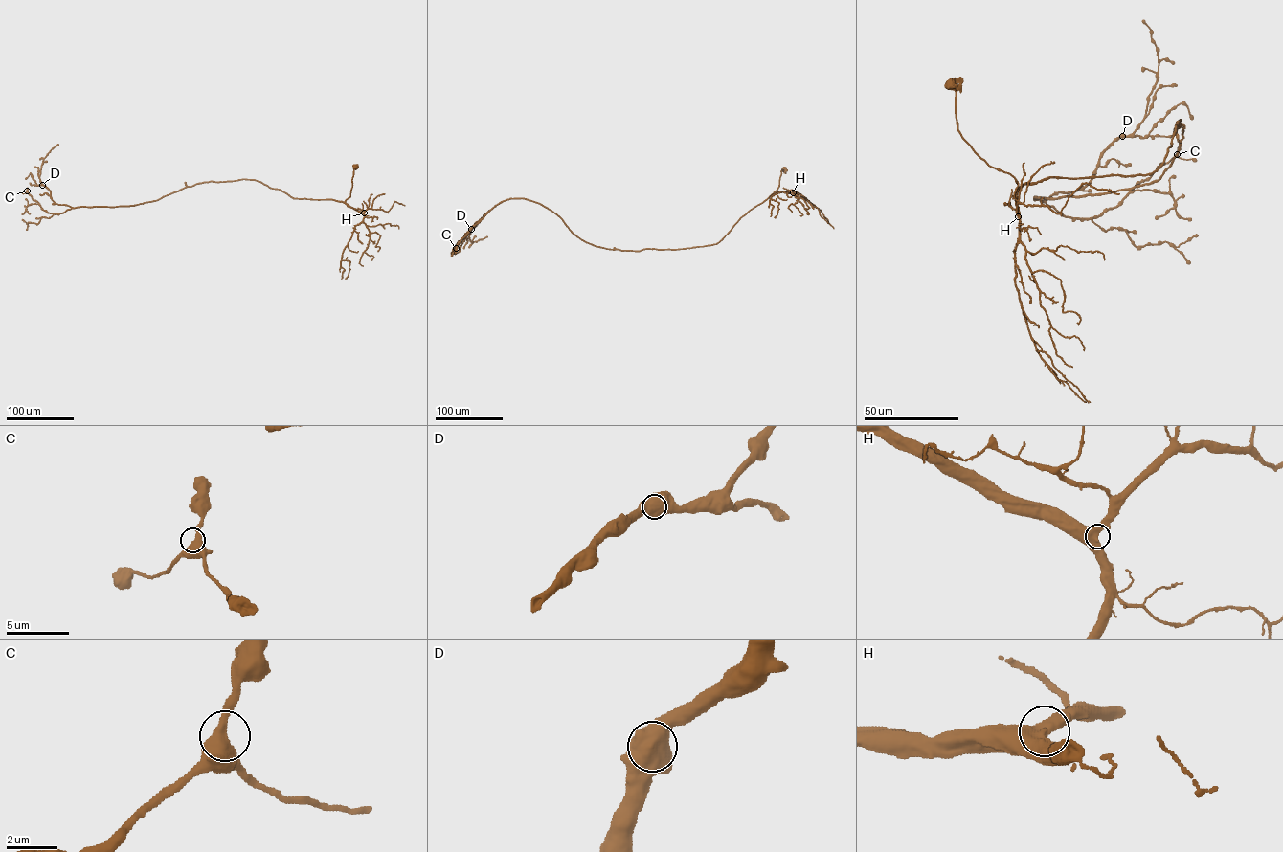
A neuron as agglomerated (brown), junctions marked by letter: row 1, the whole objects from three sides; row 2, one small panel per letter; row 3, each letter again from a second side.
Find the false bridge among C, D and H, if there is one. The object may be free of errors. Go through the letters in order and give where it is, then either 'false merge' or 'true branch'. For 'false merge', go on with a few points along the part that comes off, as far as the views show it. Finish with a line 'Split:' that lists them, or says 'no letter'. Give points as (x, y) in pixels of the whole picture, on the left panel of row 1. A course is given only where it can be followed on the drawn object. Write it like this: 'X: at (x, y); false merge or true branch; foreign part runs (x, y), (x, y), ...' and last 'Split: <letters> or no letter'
C: at (27, 190); true branch
D: at (42, 185); true branch
H: at (364, 212); true branch
Split: no letter

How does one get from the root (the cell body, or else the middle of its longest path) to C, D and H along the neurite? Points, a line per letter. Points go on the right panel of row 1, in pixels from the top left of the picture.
C: (951, 84), (961, 137), (1019, 188), (1151, 174), (1180, 120), (1158, 180), (1034, 198), (1066, 216), (1177, 154)
D: (951, 84), (961, 137), (1019, 188), (1151, 174), (1184, 126), (1158, 180), (1040, 201), (1086, 187), (1122, 136)
H: (951, 84), (956, 93), (957, 130), (989, 166), (1014, 178), (1018, 187), (1018, 216)

